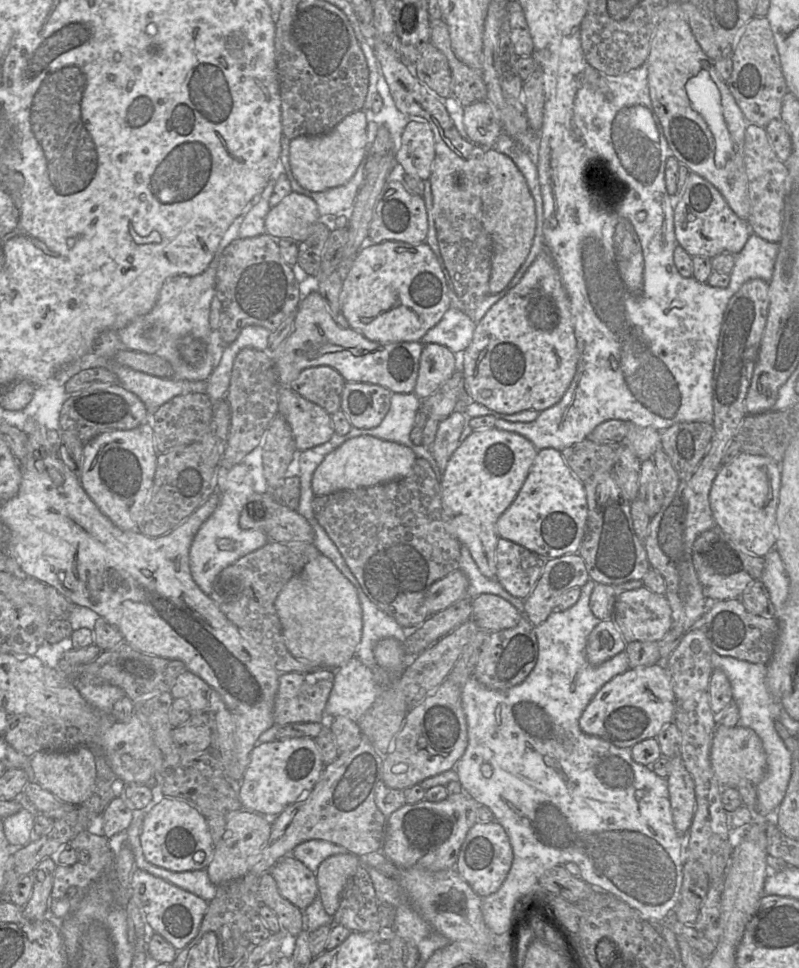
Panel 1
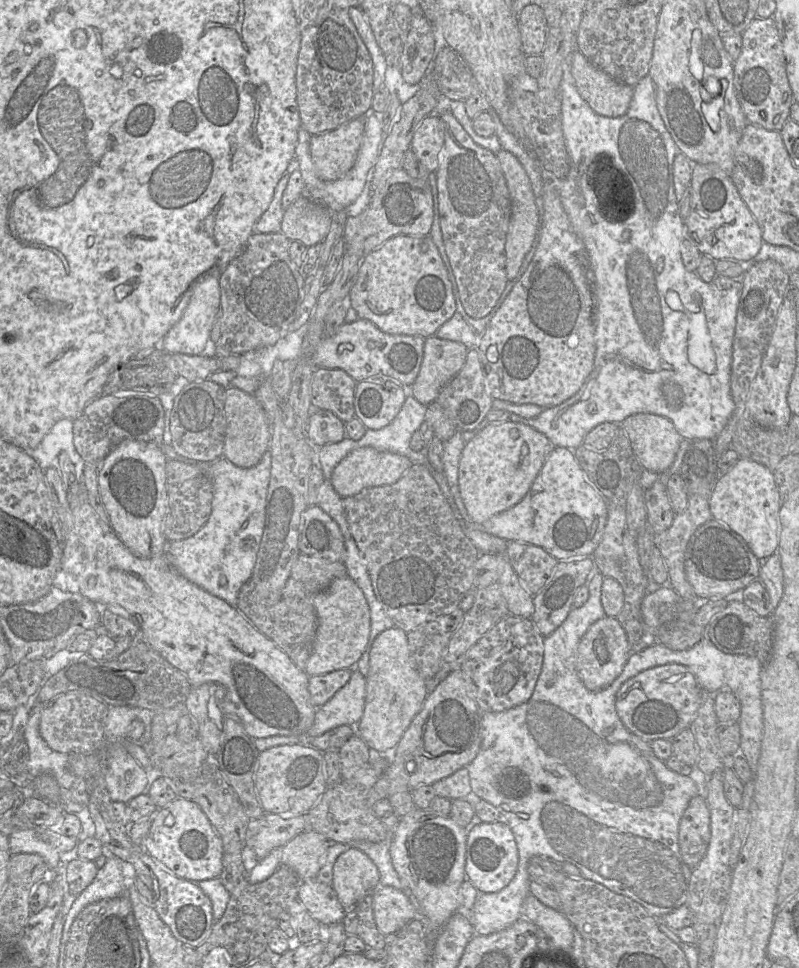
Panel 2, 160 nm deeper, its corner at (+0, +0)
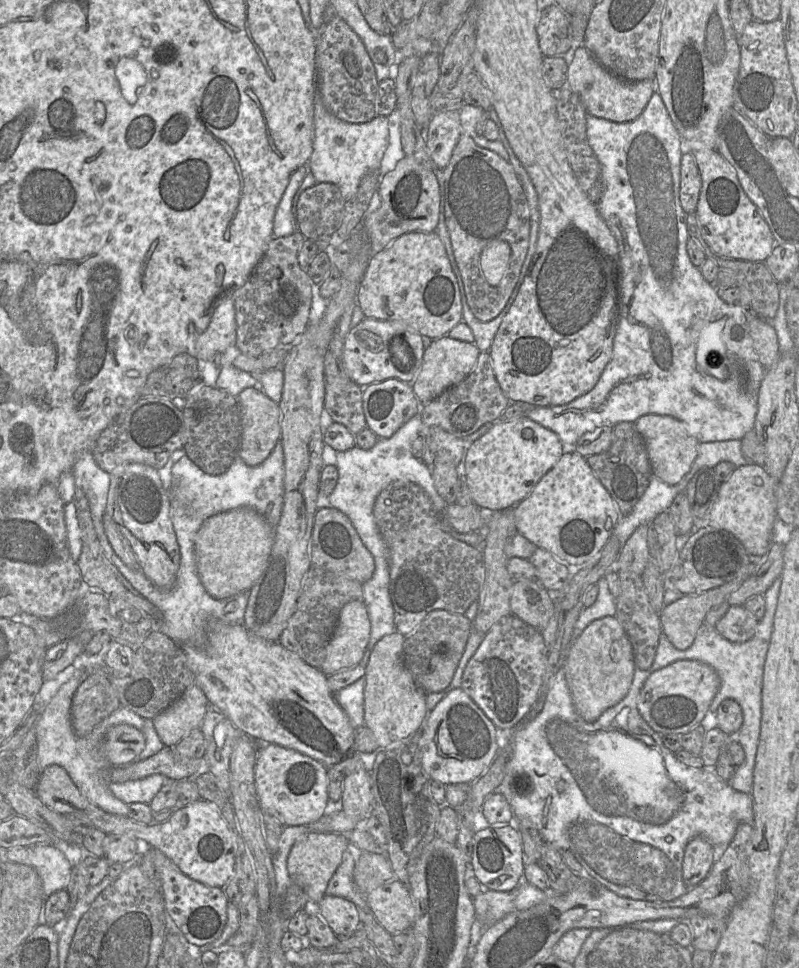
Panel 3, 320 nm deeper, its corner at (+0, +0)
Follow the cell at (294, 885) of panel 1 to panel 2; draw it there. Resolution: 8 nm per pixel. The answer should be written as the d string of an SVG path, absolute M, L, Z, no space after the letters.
M316 879L302 881L298 889L297 900L320 924L339 923L346 914L332 886Z

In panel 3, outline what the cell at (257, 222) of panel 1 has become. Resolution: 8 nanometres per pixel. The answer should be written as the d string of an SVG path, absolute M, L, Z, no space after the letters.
M307 163L298 167L290 176L287 187L276 208L273 221L273 236L284 237L294 233L296 221L293 212L293 198L304 177L309 173Z

